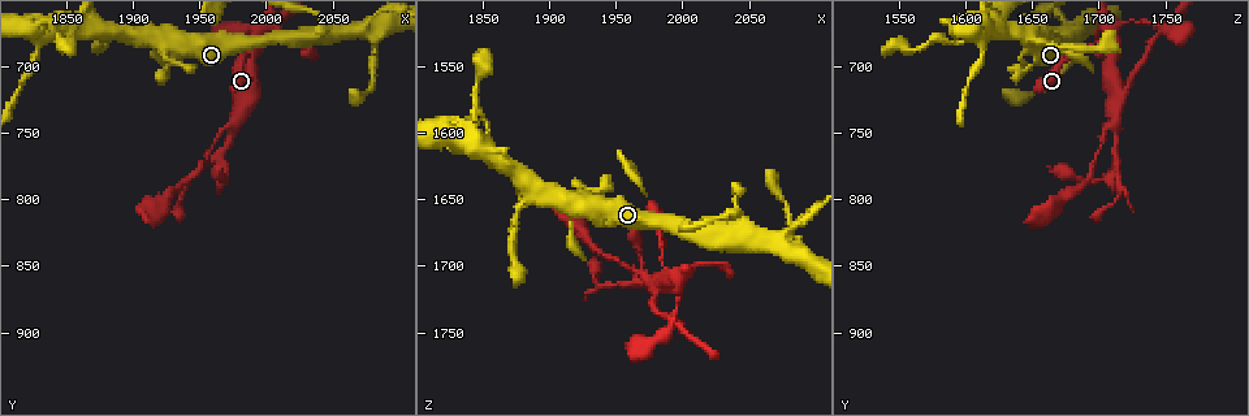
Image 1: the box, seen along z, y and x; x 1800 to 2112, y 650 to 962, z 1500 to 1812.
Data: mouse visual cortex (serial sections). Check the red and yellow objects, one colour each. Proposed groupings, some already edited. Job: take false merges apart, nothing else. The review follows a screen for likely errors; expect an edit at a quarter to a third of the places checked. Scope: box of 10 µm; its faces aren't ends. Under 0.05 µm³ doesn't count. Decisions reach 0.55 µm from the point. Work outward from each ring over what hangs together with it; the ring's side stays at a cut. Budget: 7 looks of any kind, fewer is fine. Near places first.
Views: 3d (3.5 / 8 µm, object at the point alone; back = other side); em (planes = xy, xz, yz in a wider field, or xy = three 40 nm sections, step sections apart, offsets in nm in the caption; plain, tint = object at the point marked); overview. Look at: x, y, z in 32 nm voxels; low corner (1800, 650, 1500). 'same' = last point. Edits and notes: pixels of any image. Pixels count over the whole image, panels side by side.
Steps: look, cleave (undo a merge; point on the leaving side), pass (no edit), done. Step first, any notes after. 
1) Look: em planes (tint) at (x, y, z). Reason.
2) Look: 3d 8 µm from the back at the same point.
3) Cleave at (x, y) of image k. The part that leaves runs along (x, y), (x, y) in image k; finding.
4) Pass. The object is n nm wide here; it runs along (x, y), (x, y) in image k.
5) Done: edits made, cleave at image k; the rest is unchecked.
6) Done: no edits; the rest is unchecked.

Look: 3d 3.5 µm at (1974, 746, 1714).

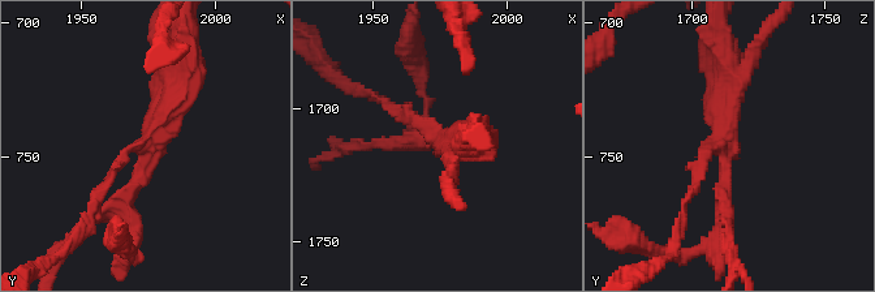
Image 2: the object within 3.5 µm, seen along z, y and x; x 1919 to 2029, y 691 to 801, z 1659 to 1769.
Look: em xy step 3 (tint) at (1975, 745, 1711). 3 arms meet here; the arms are 150, 200, 350 nm wide.

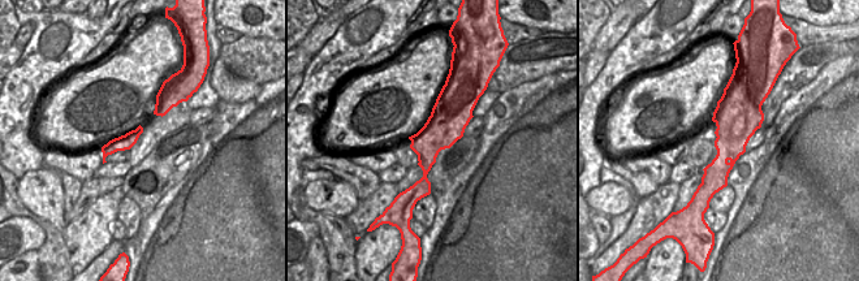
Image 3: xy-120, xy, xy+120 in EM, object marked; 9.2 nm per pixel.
Cleave at (697, 175) of image 2. Two cells meet here.

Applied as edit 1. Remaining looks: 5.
Look: 3d 3.5 µm at (1852, 674, 1606). Abrupt turn.

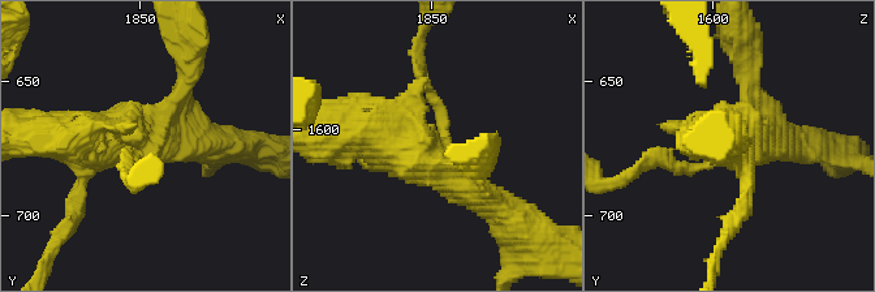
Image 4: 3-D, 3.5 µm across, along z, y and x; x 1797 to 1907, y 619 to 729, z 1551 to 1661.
Look: em planes (tint) at (1854, 674, 1607).

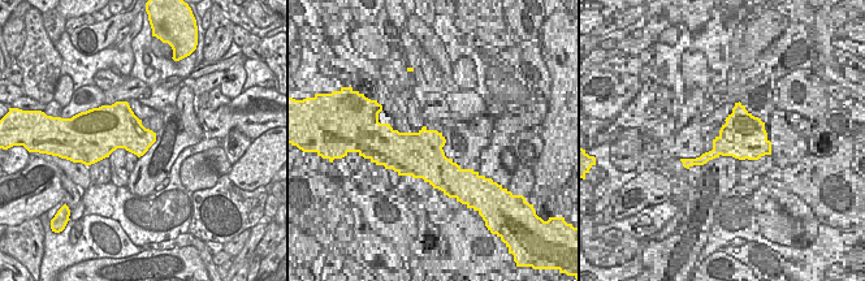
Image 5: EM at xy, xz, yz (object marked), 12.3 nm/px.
Look: em xy step 1 (tint) at the same point.

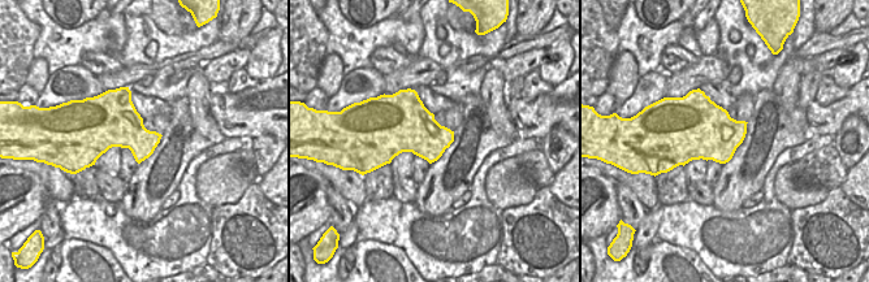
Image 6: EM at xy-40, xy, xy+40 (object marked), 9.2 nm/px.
Pass. It runs along (508, 214), (432, 164), (361, 138) in image 4; one cell here.

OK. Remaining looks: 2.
Done: edits made, cleave at image 2; the rest is unchecked.

